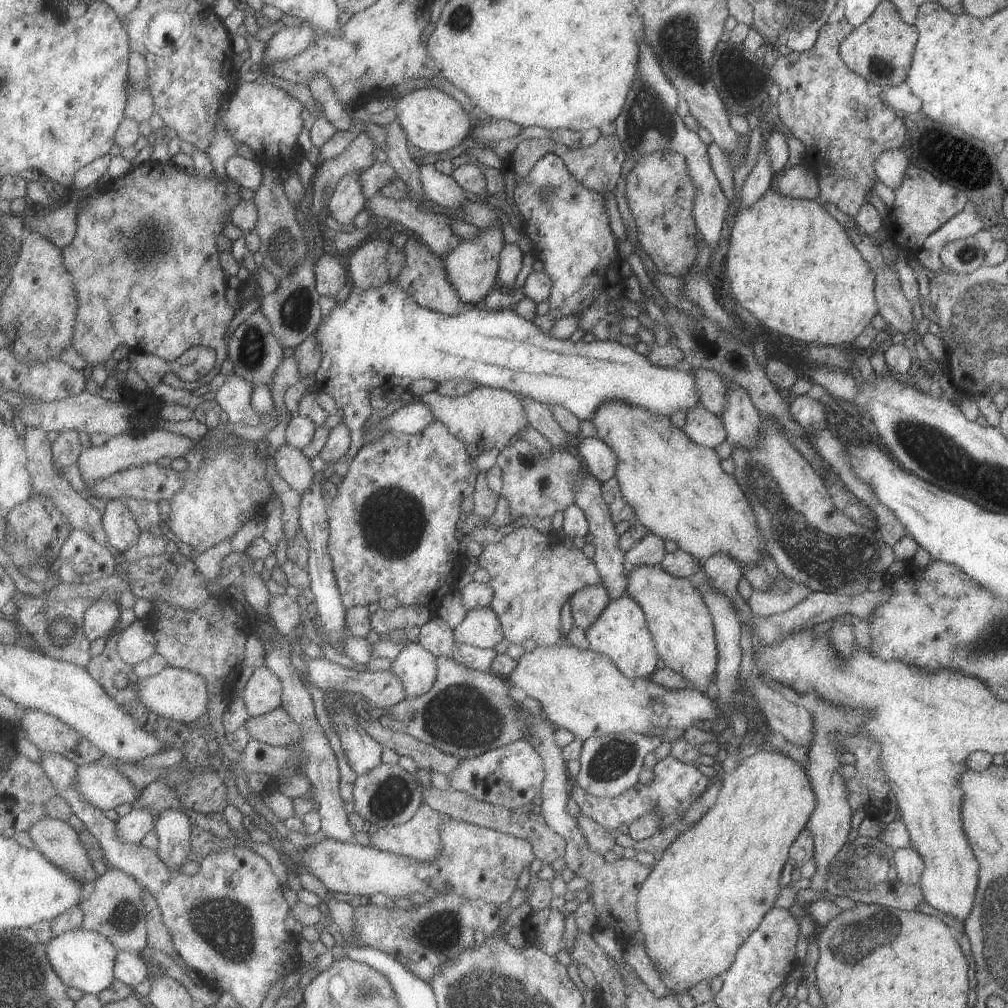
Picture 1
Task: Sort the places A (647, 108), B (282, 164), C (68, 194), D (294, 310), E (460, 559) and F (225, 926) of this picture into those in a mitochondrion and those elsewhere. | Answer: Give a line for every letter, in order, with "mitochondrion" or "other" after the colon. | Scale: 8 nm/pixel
A: mitochondrion
B: other
C: other
D: mitochondrion
E: other
F: mitochondrion

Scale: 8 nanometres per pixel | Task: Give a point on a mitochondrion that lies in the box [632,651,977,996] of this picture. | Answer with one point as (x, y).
(876, 936)

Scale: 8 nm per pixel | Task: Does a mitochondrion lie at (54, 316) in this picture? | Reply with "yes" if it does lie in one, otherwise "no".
no

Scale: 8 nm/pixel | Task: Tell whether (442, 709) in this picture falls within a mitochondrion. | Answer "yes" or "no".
yes

